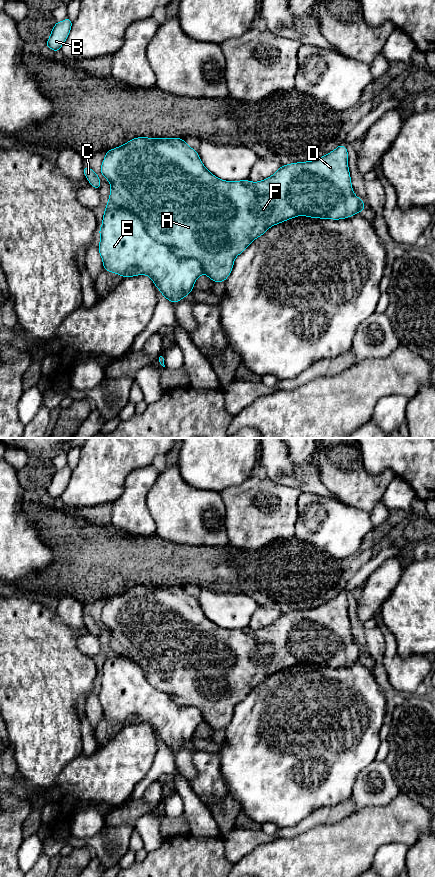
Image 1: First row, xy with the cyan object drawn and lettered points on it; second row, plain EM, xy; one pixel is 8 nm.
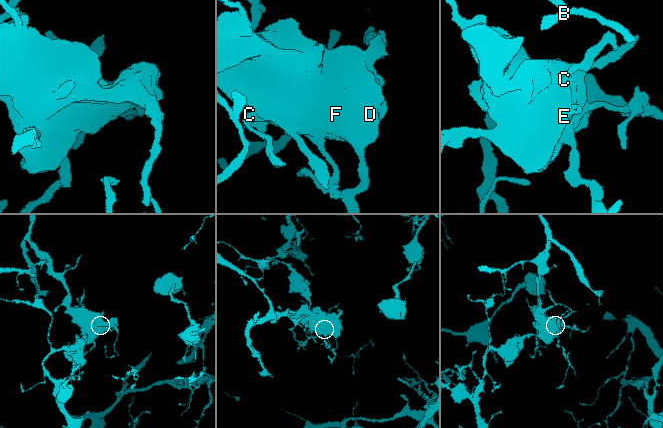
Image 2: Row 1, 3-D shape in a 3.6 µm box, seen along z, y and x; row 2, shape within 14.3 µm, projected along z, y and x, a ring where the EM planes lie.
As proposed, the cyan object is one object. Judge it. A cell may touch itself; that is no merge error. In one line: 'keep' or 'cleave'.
cleave

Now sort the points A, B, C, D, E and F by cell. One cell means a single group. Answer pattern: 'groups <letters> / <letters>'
groups A B D F / C E

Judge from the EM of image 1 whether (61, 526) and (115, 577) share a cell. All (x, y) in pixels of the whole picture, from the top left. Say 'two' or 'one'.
one

